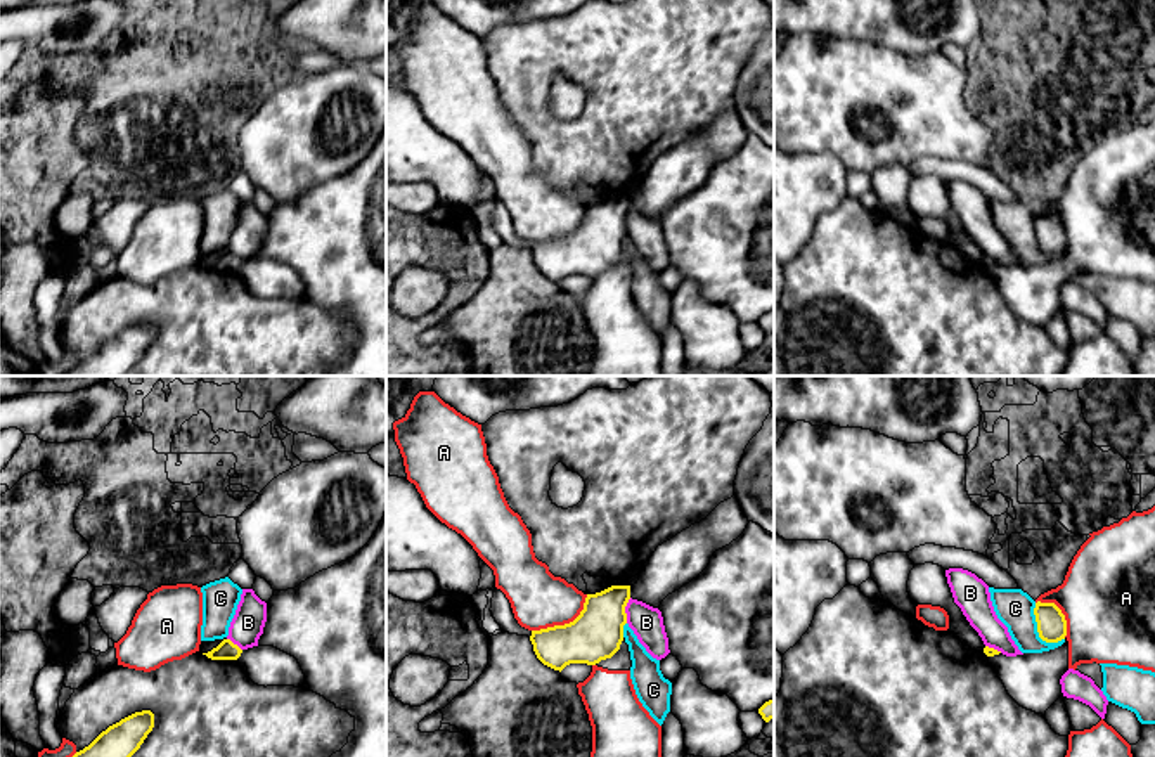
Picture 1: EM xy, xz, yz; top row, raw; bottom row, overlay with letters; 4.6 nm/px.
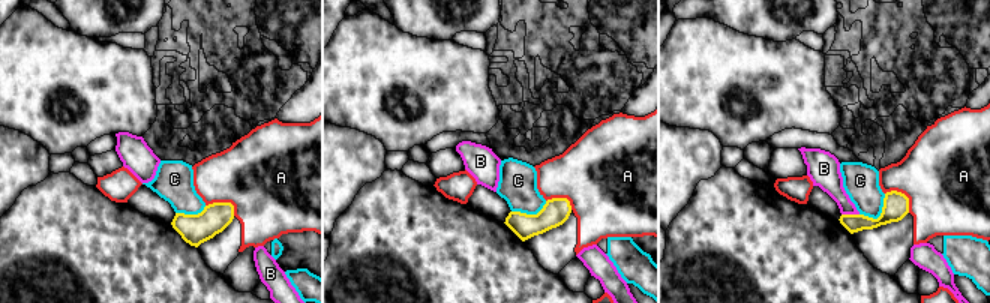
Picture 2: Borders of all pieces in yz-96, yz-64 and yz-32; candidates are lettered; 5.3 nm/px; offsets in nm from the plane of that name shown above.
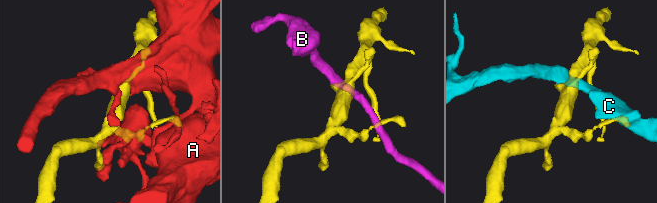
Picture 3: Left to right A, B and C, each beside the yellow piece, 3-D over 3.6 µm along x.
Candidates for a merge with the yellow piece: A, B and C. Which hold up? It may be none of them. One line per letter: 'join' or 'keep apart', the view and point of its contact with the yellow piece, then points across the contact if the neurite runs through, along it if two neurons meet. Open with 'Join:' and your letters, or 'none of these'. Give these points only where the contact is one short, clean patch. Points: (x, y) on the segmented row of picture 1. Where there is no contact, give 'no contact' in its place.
Join: none of these
A: keep apart; contact xz (565, 624)
B: keep apart; contact xz (624, 610); border xz (631, 598), (625, 607), (625, 622)
C: keep apart; contact yz (1038, 631)

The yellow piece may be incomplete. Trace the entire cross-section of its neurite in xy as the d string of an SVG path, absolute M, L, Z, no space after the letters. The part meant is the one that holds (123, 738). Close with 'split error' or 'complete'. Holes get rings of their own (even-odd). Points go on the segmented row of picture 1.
M151 710L135 712L102 731L73 757L132 757L154 728Z | complete

